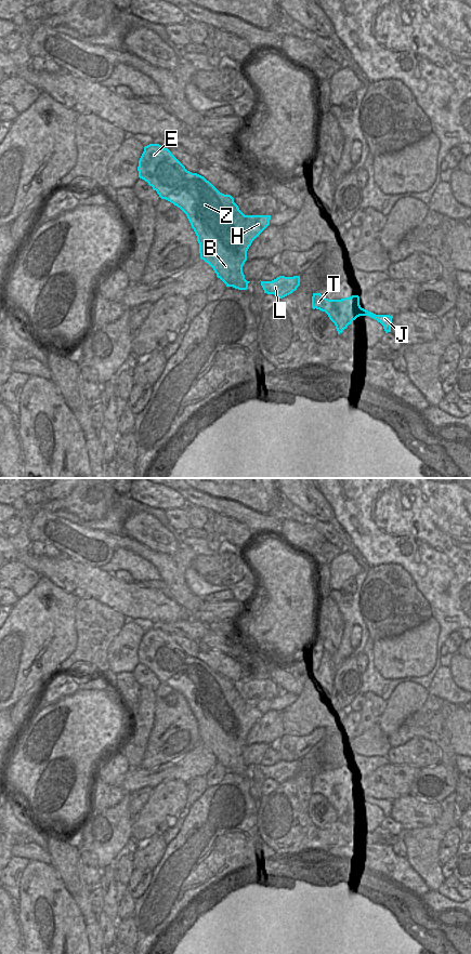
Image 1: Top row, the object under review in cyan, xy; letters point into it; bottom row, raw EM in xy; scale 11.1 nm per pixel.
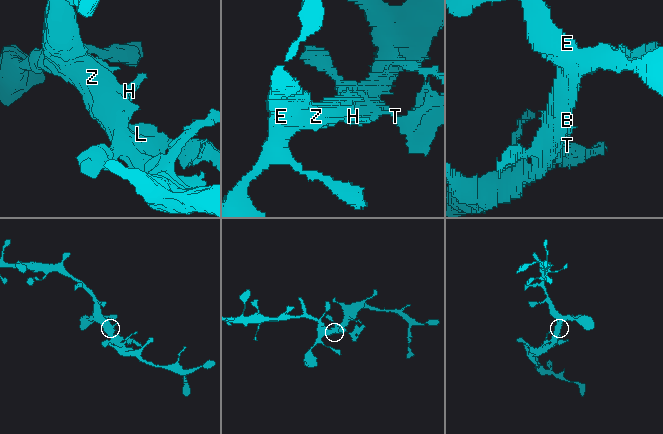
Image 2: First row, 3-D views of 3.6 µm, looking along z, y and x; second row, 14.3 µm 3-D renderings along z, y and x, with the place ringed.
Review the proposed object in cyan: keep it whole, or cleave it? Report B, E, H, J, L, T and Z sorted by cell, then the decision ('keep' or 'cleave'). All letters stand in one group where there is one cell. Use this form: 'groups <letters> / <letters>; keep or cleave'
groups B E H L Z / J T; cleave

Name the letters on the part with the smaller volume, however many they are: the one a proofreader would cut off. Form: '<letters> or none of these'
J, T

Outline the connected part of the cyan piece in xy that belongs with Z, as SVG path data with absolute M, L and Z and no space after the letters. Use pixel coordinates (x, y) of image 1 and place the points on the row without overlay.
M149 628L139 645L139 662L148 667L157 676L161 684L166 684L180 692L187 701L199 728L200 743L208 747L226 771L238 774L247 774L248 768L243 757L243 751L247 745L247 736L252 726L270 710L271 700L245 700L234 687L231 679L220 677L204 661L192 658L171 638L168 633L159 628Z

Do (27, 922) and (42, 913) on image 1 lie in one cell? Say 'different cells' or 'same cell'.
same cell

